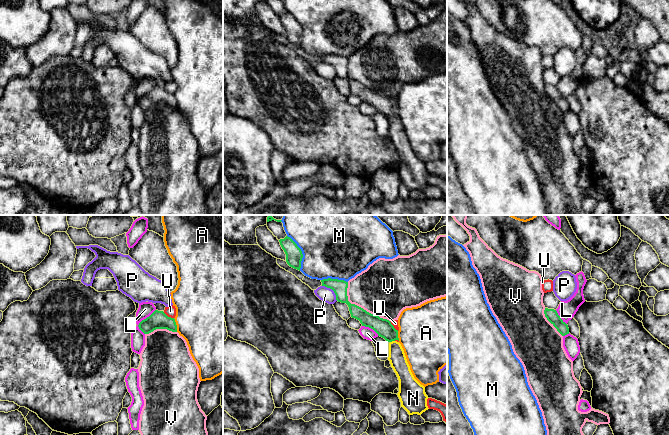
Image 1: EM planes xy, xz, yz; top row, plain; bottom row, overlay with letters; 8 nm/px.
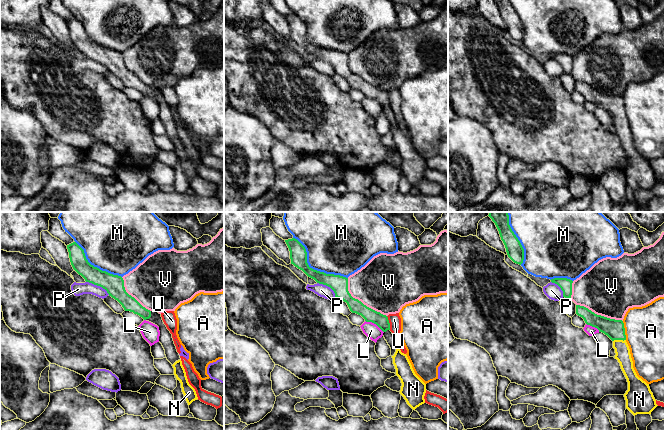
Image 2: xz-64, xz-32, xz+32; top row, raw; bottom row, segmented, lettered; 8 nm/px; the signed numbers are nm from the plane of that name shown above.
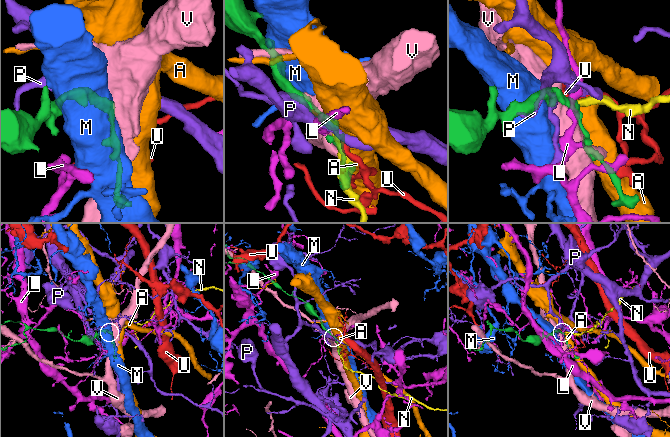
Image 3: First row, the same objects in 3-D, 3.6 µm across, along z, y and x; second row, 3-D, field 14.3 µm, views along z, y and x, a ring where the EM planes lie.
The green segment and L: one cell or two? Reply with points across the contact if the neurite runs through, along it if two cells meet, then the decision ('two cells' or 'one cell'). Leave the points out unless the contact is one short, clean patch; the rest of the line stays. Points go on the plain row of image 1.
border xy (155, 85), (138, 101), (138, 104), (144, 110); two cells

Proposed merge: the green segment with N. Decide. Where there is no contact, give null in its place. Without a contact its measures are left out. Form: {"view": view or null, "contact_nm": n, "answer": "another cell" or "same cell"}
{"view": "xz", "contact_nm": 40, "answer": "same cell"}

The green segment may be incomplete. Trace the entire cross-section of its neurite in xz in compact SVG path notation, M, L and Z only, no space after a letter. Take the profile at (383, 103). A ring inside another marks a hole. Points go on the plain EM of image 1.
M331 54L323 55L321 58L322 62L334 67L338 78L348 81L352 94L359 96L362 102L373 105L378 112L389 118L388 136L399 156L399 168L397 171L400 175L401 183L409 191L421 191L428 186L428 172L425 169L425 163L414 154L410 146L404 126L398 118L398 106L394 104L389 96L380 94L355 80L351 80L347 72L348 58Z

